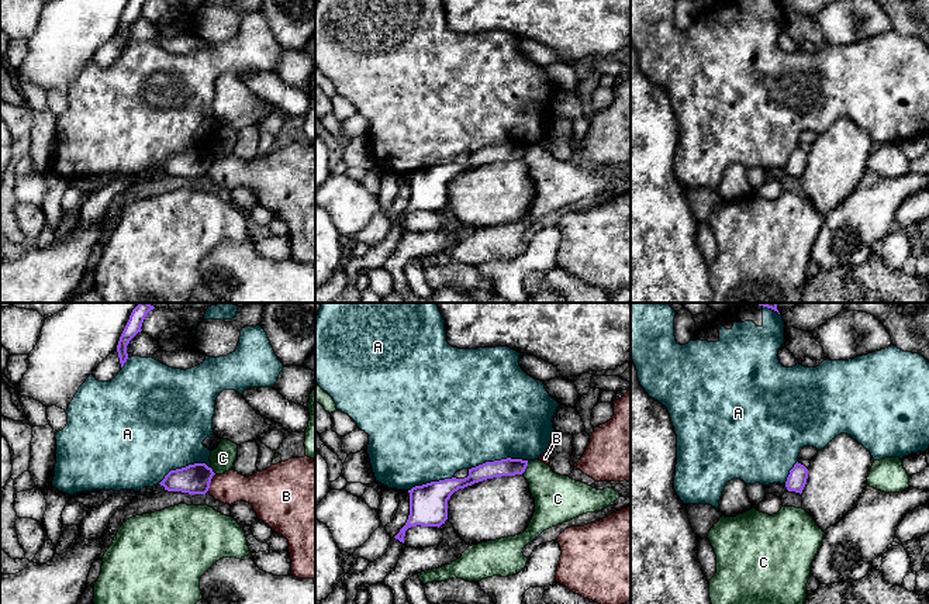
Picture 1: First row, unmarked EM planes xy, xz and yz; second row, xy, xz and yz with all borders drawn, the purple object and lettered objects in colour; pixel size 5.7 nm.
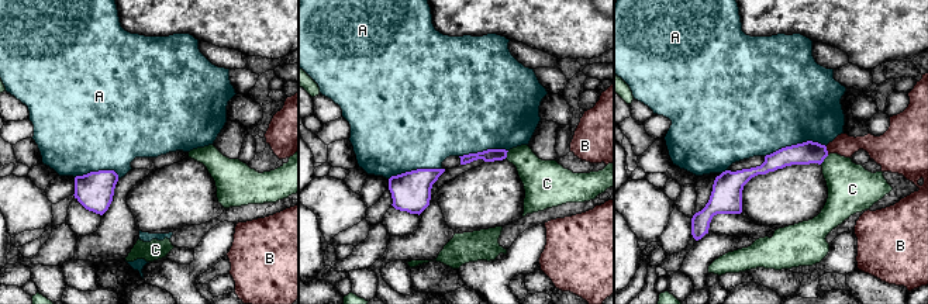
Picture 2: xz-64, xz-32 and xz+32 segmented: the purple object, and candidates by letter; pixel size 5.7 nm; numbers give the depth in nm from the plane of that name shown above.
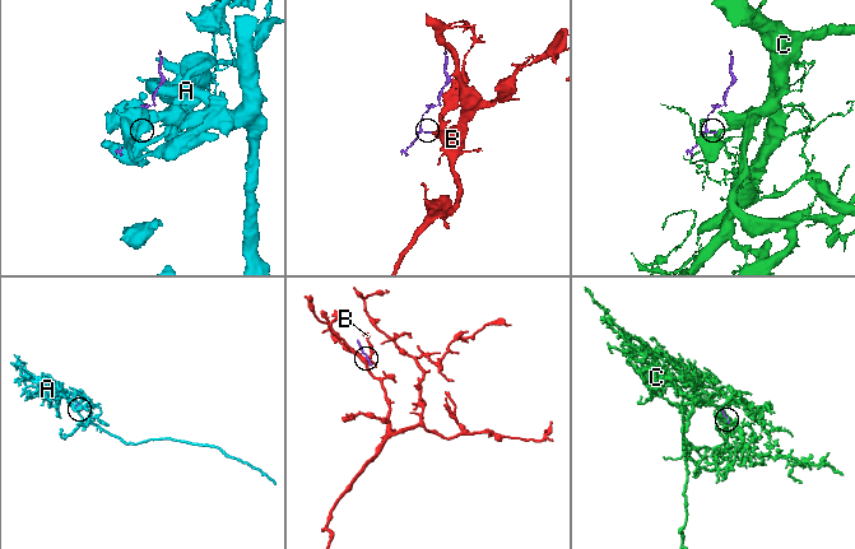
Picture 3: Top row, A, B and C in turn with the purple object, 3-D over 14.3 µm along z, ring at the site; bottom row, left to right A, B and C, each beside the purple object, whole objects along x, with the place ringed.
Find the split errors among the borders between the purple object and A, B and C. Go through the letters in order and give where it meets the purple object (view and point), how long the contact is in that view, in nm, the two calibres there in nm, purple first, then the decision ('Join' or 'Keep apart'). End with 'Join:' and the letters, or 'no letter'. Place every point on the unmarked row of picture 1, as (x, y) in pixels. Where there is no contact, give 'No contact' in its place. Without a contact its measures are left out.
A: Touches purple at xz (498, 145). Shared border 340 nm. Thickness 100 nm (purple) against 480 nm. Keep apart
B: Touches purple at xy (210, 166). Shared border 110 nm. Thickness 180 nm (purple) against 180 nm. Keep apart
C: Touches purple at xz (525, 152). Shared border 80 nm. Thickness 100 nm (purple) against 260 nm. Keep apart
Join: no letter

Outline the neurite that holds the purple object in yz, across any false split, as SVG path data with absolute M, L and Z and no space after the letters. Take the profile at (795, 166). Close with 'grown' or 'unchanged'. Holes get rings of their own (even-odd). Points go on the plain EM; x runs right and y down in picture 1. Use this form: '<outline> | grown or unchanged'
M797 146L794 152L790 155L785 172L788 176L795 176L801 179L807 169L807 163L808 163L808 153Z | unchanged

